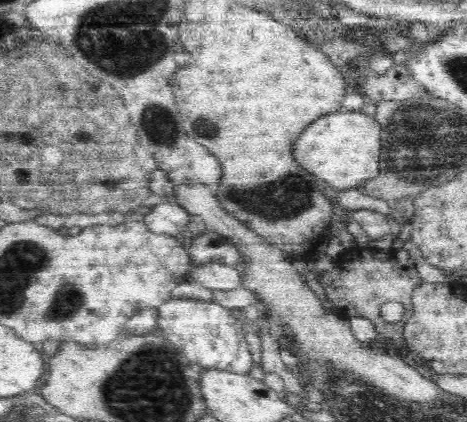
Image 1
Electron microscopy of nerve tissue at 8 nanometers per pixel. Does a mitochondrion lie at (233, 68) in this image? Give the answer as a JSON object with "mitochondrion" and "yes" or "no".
{"mitochondrion":"no"}

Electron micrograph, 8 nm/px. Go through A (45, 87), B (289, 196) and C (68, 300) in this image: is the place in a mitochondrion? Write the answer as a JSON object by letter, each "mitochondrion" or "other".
{"A":"other","B":"mitochondrion","C":"mitochondrion"}

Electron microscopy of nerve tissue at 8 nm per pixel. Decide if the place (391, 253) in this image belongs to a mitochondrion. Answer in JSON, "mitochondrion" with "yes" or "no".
{"mitochondrion":"no"}

